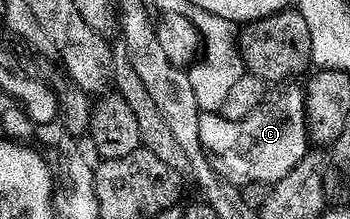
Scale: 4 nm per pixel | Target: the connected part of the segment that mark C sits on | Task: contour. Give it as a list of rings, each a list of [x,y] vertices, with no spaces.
[[[286,85],[281,88],[279,95],[271,94],[260,106],[252,113],[248,113],[248,117],[244,117],[240,121],[228,121],[221,113],[202,113],[198,117],[198,128],[200,129],[200,141],[202,142],[202,149],[209,158],[209,163],[213,167],[216,174],[226,179],[230,183],[237,185],[245,185],[244,183],[266,183],[265,185],[273,185],[280,181],[286,171],[291,170],[297,162],[293,159],[293,155],[299,155],[303,158],[308,152],[308,136],[306,134],[306,92],[301,86],[290,87],[294,85]]]

